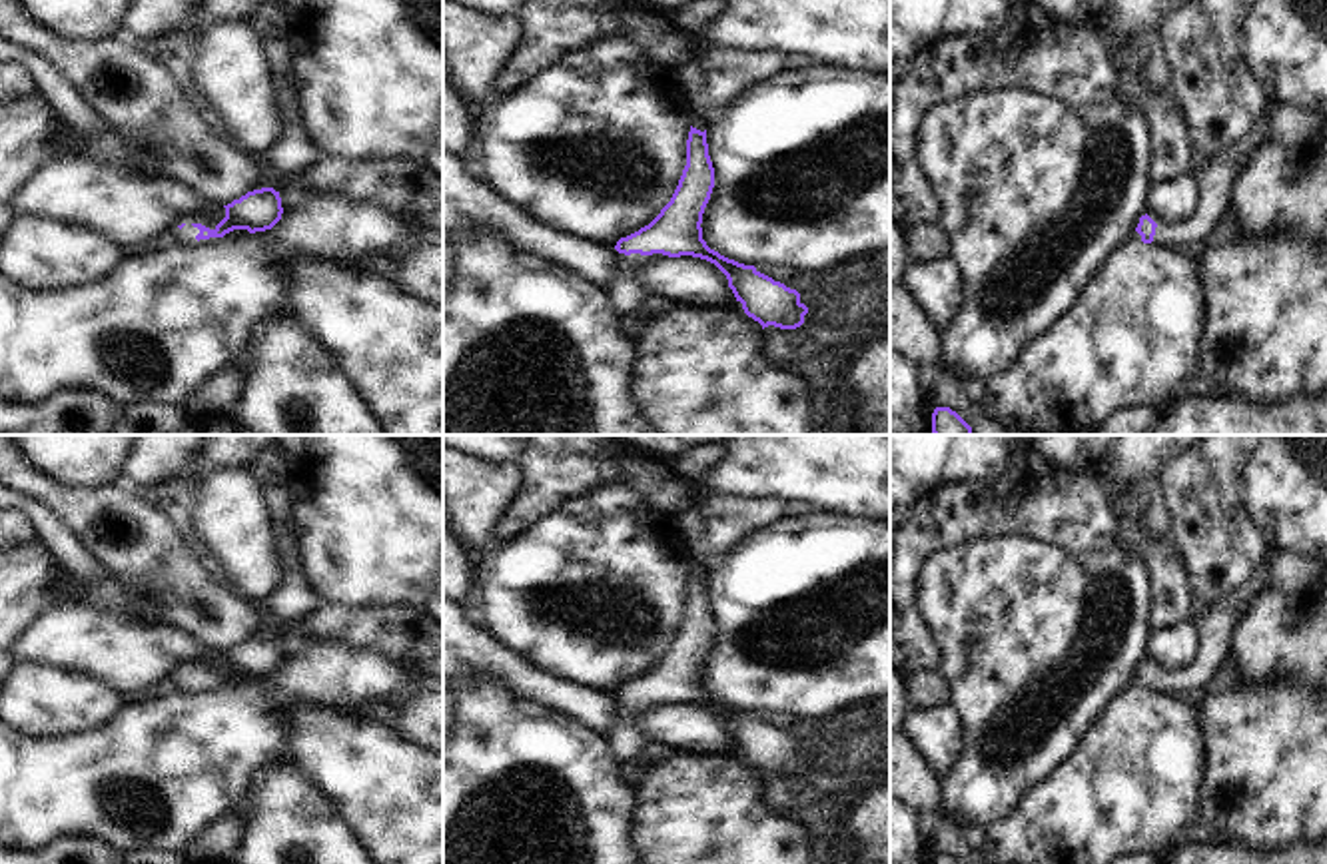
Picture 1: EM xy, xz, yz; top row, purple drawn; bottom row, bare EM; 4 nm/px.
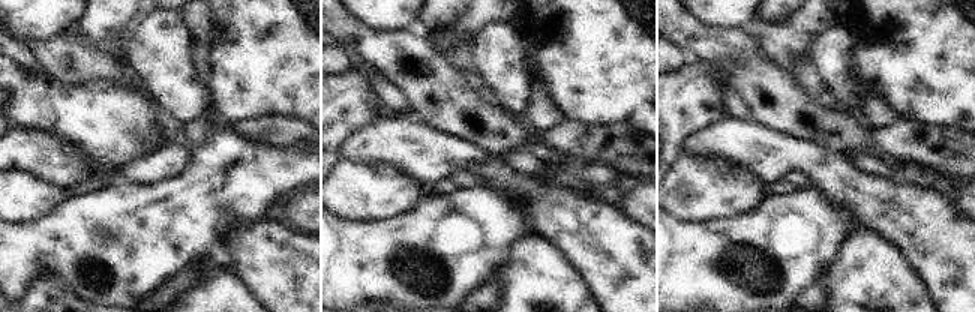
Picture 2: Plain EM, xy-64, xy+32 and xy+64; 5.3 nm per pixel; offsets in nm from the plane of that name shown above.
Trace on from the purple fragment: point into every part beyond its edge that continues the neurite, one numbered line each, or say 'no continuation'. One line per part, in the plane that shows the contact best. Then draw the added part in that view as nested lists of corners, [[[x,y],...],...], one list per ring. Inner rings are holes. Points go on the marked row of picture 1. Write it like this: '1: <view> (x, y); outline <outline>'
1: xy (186, 236); outline [[[186,223],[182,229],[174,227],[172,233],[176,235],[178,243],[194,245],[198,243],[196,235],[200,233],[200,229],[194,227],[192,223]]]

